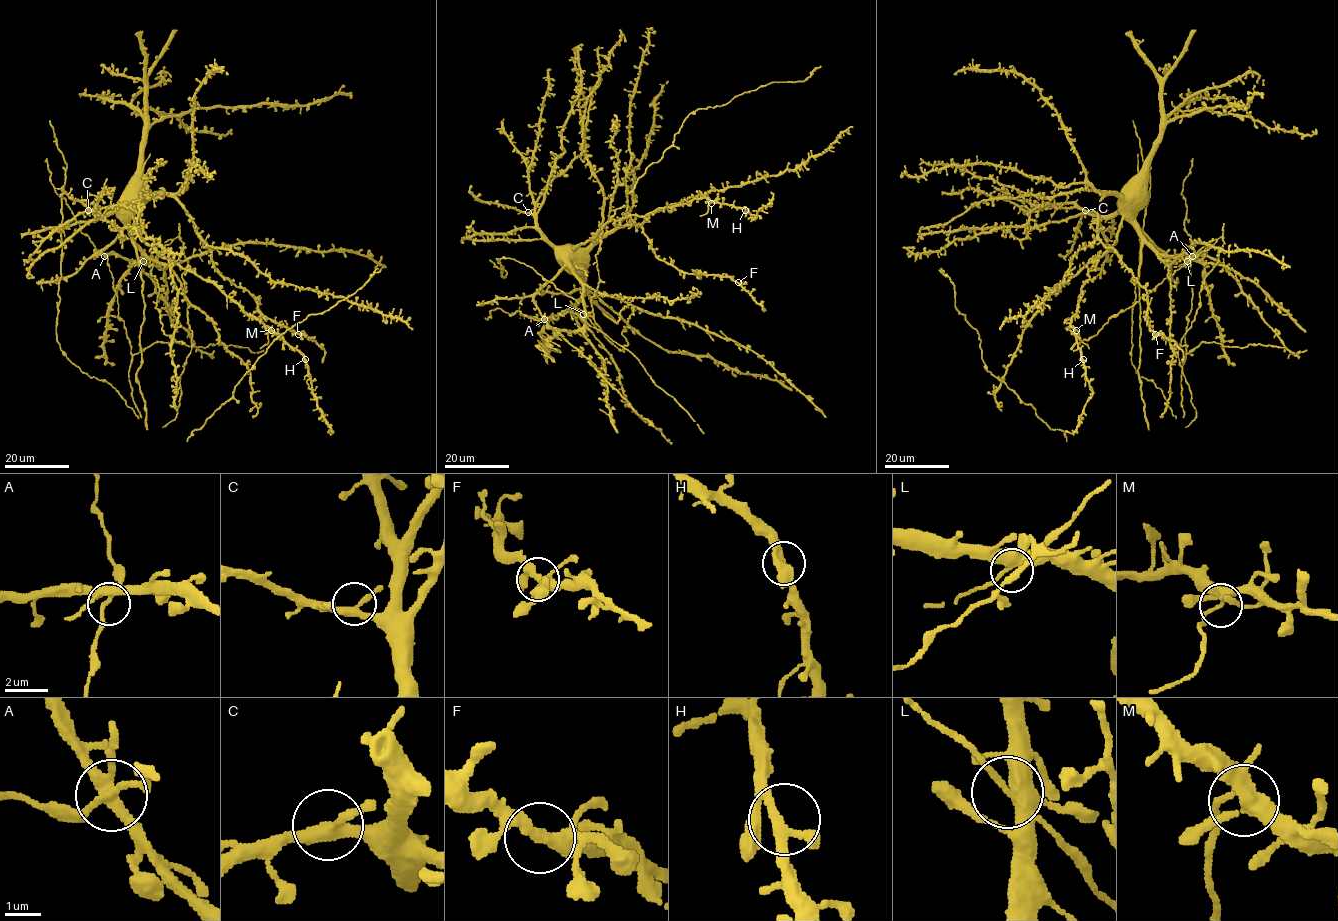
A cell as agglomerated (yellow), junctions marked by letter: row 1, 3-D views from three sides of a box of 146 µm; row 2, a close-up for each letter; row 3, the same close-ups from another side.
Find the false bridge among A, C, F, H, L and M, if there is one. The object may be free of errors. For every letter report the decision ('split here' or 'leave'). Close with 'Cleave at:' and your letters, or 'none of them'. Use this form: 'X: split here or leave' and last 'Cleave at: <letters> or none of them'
A: leave
C: leave
F: leave
H: leave
L: leave
M: leave
Cleave at: none of them

